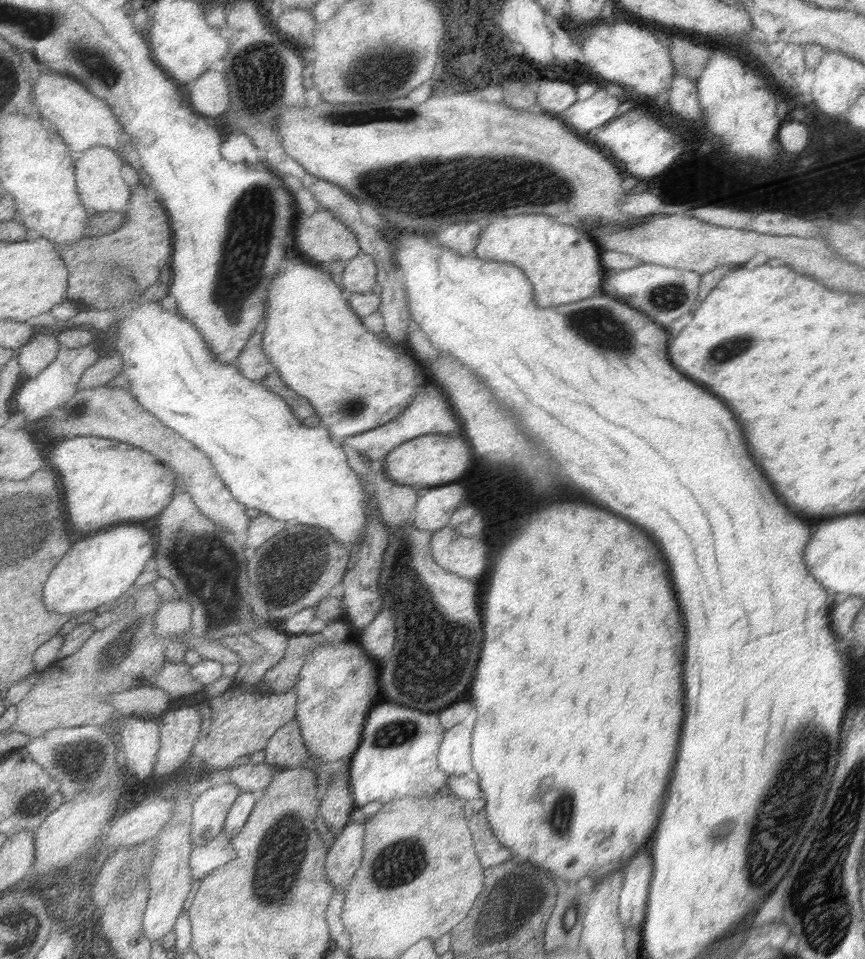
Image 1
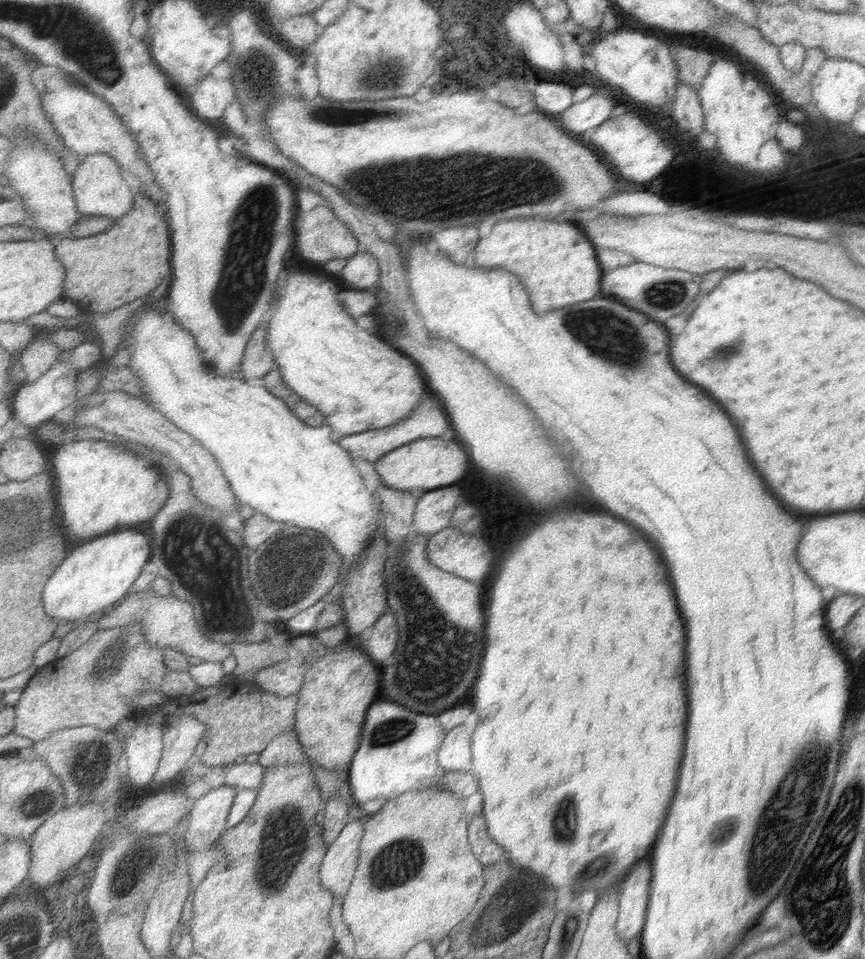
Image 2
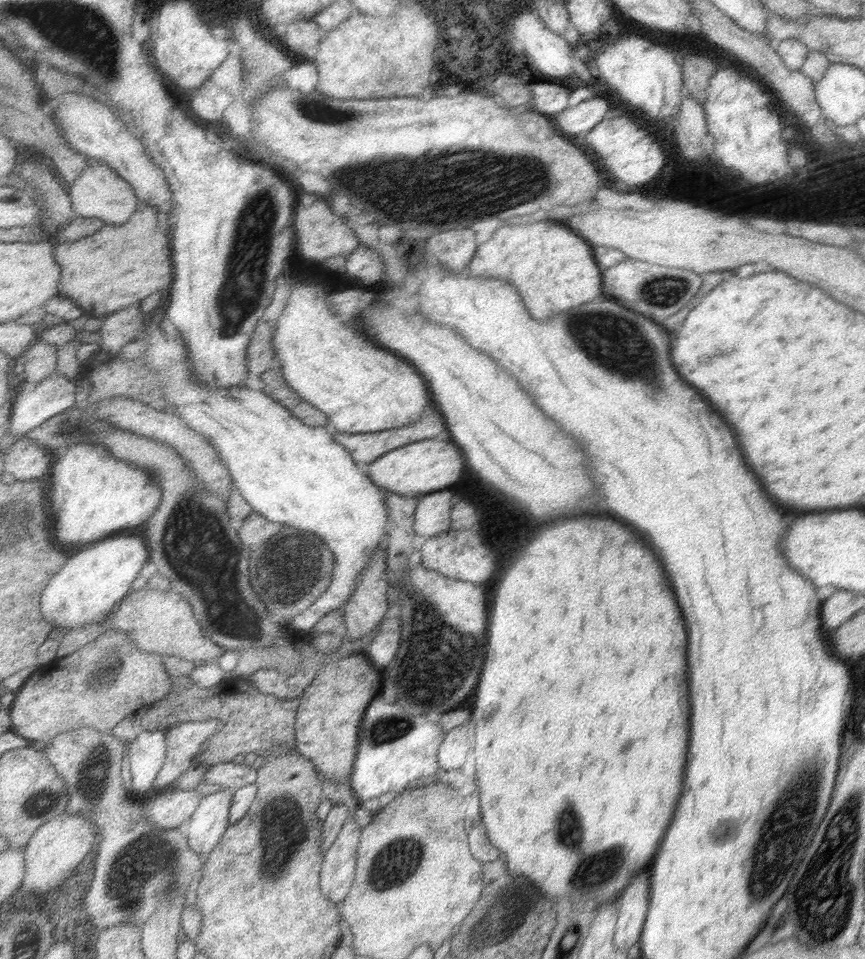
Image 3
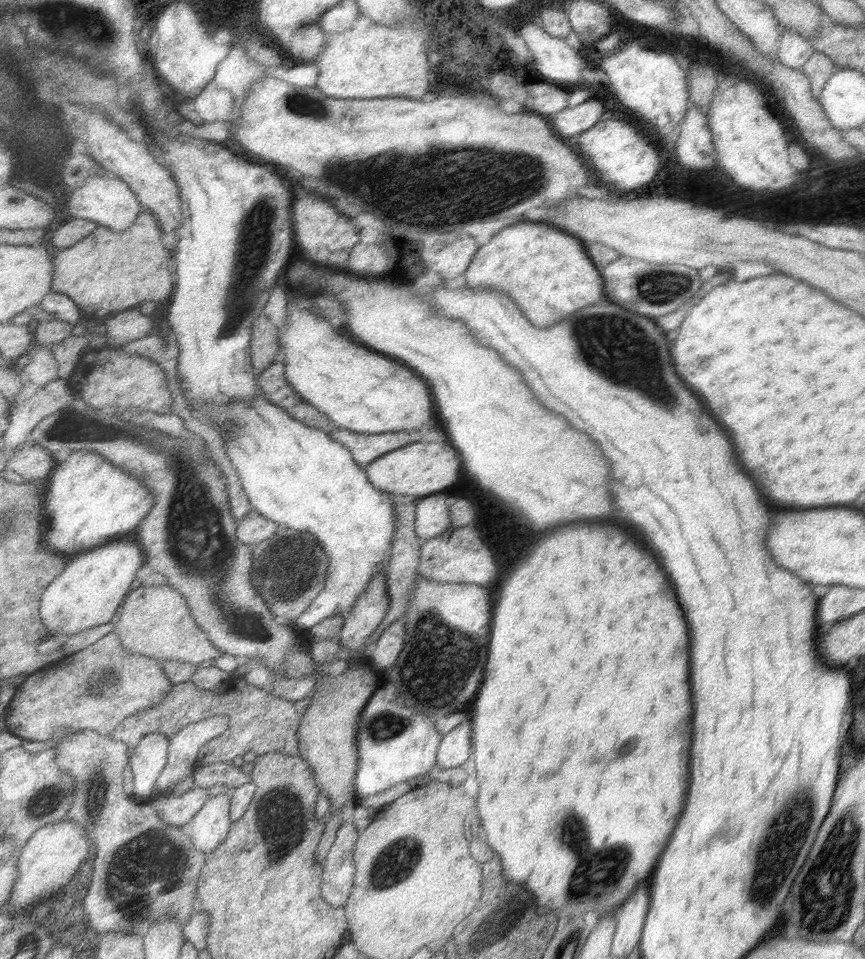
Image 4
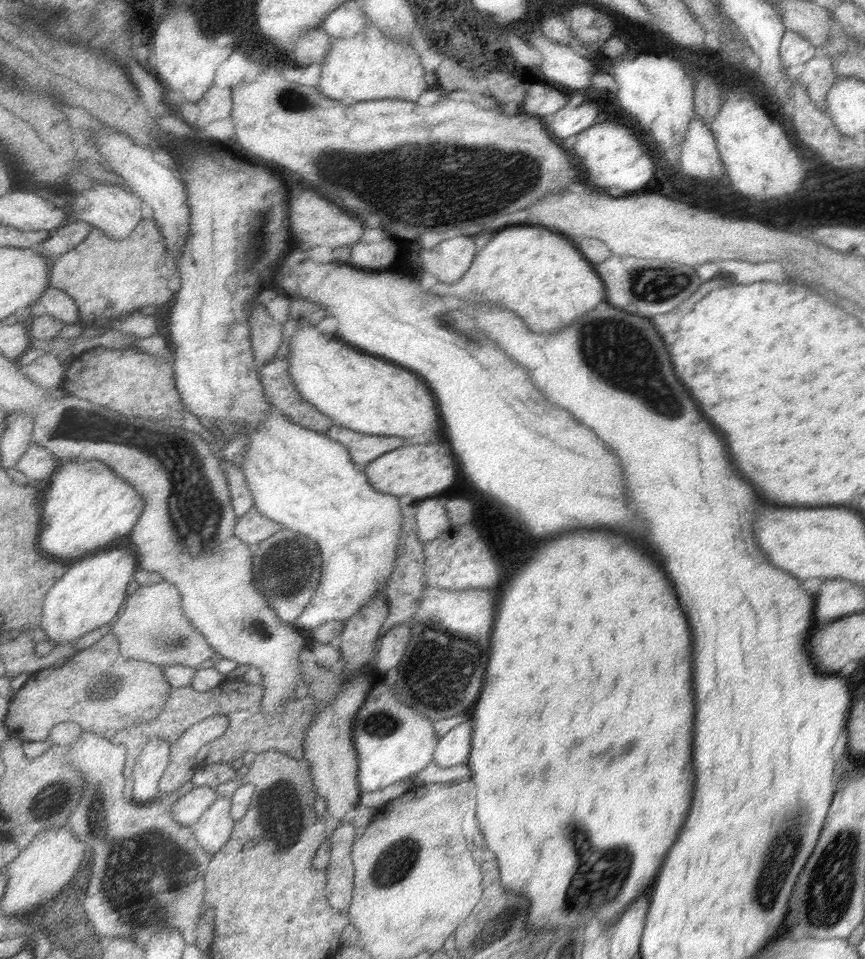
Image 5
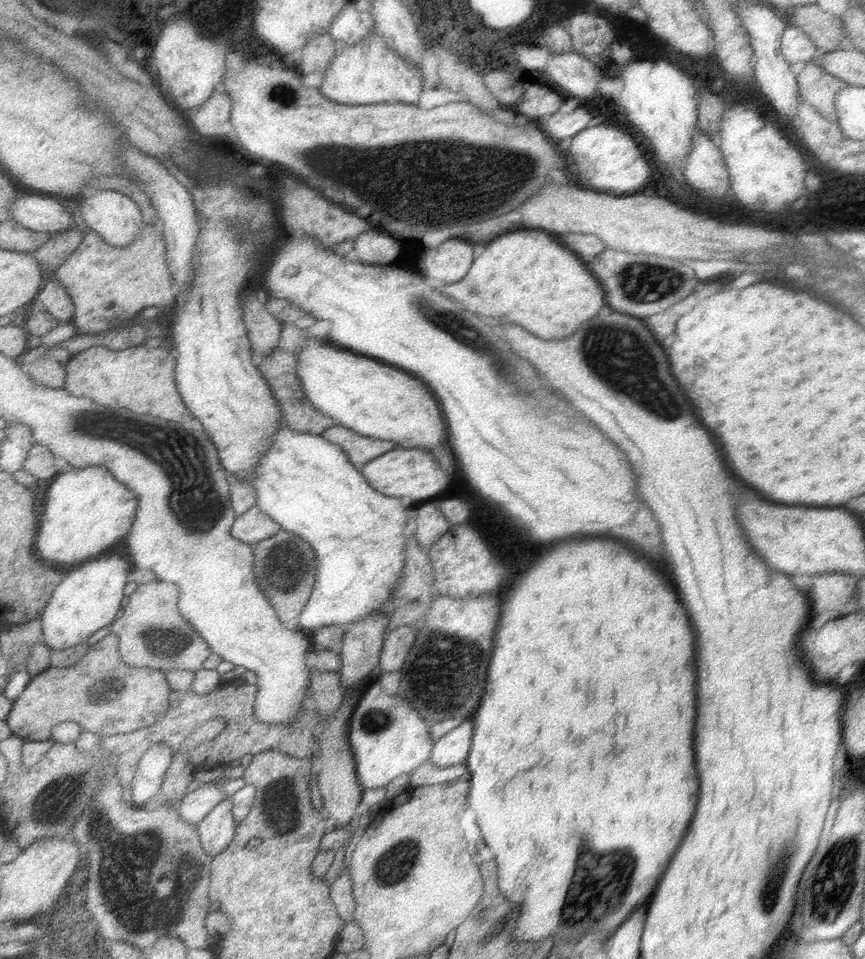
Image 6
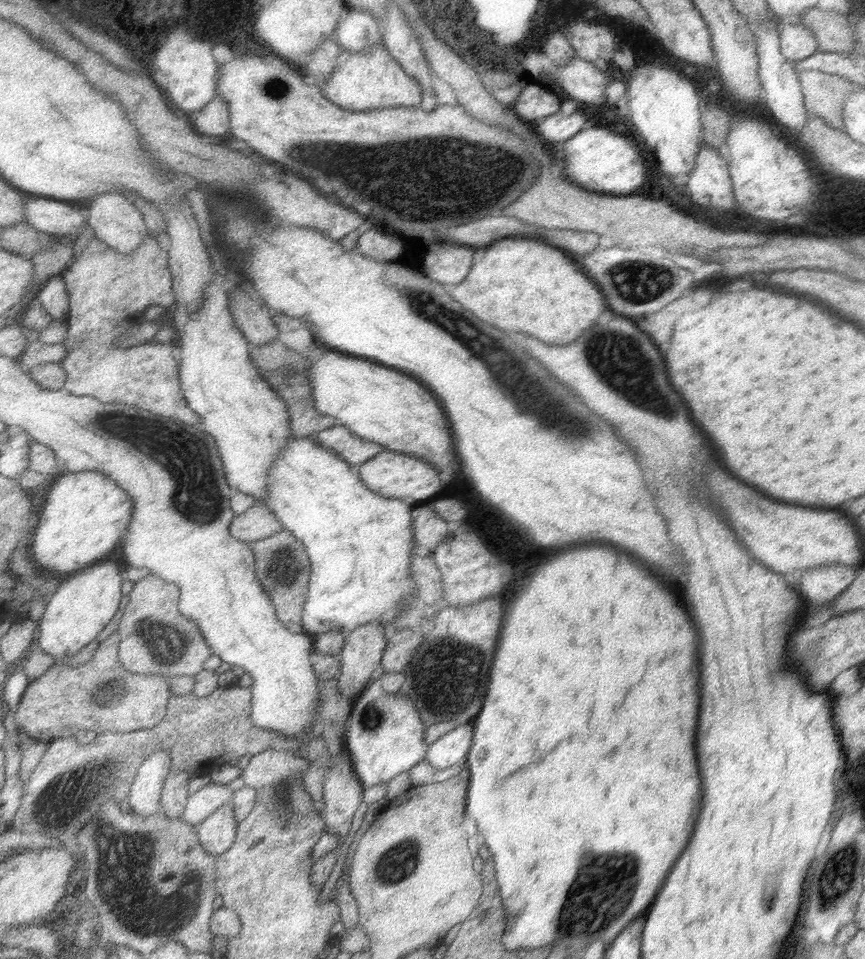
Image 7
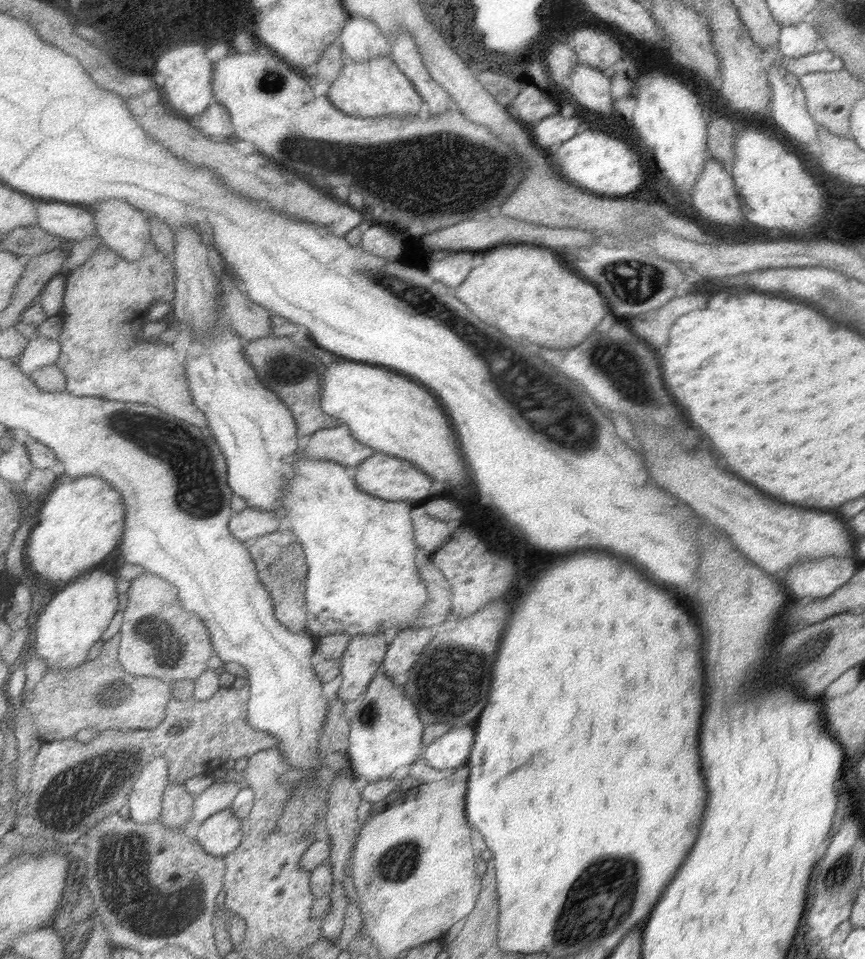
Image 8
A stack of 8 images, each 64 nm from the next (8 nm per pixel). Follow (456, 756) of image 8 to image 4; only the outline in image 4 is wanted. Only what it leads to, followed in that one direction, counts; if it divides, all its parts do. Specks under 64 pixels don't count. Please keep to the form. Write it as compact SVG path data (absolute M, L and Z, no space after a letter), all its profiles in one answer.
M463 722L451 734L445 736L445 740L441 744L441 750L439 750L439 766L443 770L459 768L469 760L471 744L473 744L471 734L473 734L471 722Z

